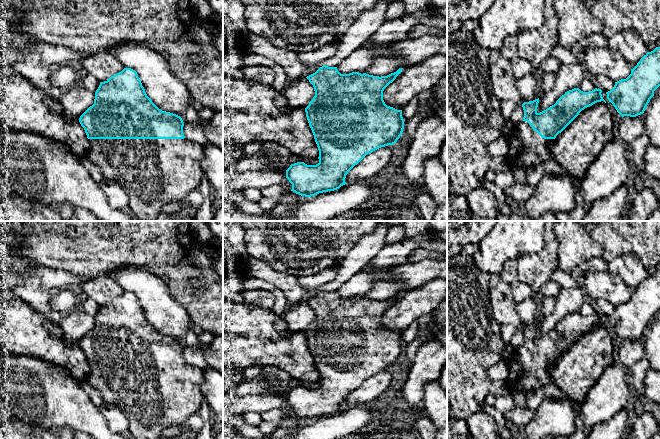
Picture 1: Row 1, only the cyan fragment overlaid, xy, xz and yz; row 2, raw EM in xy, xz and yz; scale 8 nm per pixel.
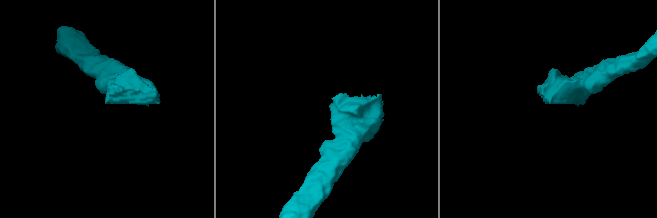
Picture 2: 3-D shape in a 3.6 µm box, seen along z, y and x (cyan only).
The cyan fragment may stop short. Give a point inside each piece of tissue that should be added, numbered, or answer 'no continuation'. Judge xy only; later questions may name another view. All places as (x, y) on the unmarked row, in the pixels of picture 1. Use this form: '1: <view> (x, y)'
1: xy (153, 396)

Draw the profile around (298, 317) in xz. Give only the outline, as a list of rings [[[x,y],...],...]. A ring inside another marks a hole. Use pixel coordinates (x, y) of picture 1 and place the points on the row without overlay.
[[[306,301],[288,306],[284,316],[287,328],[292,332],[306,332],[314,320],[314,311]]]

